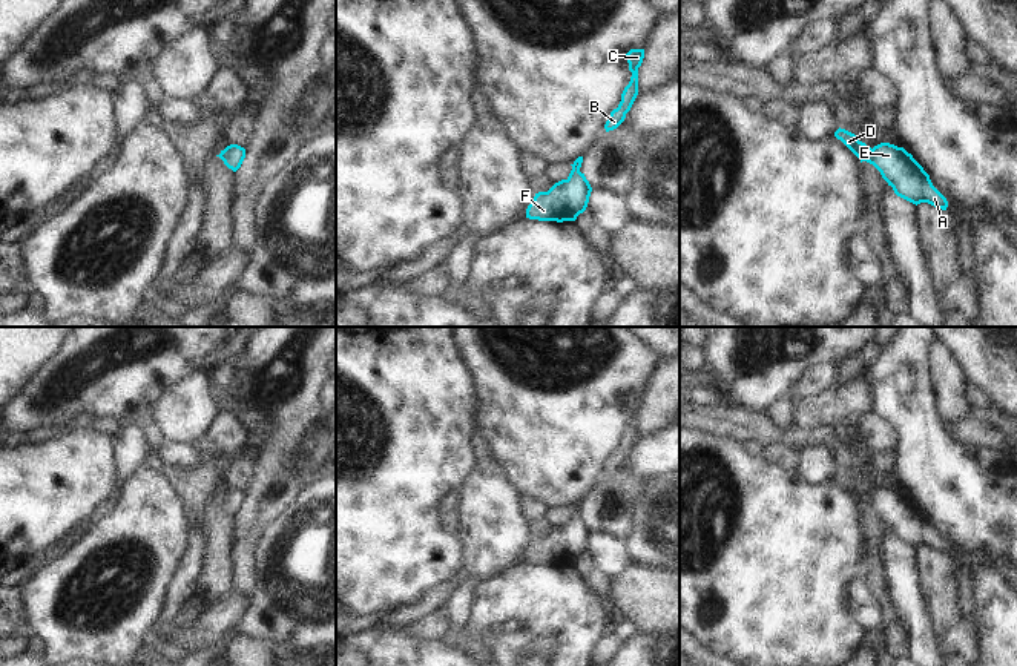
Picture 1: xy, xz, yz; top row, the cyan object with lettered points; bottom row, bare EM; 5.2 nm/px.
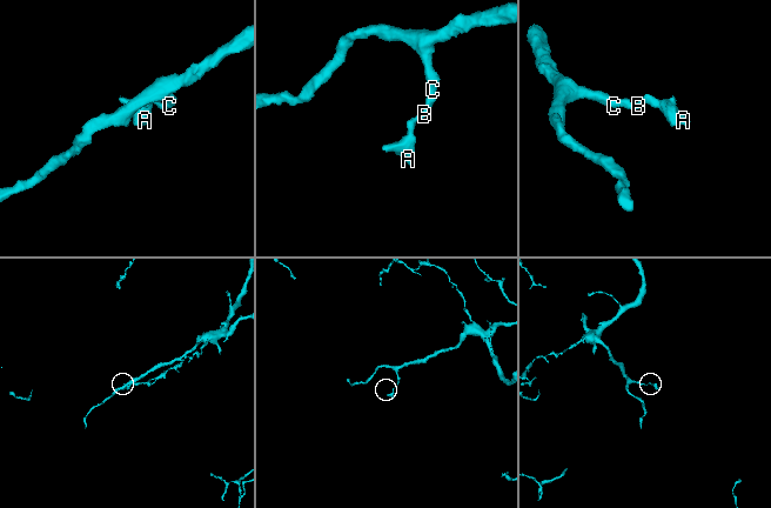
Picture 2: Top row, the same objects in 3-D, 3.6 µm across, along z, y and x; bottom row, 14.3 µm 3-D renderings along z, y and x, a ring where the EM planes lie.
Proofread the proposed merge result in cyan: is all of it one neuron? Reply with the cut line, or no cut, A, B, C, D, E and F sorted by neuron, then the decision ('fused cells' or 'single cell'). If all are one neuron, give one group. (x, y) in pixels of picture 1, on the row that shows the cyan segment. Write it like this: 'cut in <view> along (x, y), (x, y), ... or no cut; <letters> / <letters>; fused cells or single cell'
no cut; A B C D E F; single cell

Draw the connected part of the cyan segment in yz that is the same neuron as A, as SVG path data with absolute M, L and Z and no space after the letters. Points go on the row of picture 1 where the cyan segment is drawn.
M838 129L834 137L841 140L859 160L873 164L894 193L913 204L928 203L946 210L946 198L933 186L930 175L903 147L880 143L873 149L859 141L854 134Z

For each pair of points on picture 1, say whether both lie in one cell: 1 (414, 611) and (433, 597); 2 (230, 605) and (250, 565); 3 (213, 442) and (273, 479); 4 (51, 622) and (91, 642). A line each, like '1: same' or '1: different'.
1: same
2: different
3: different
4: same

